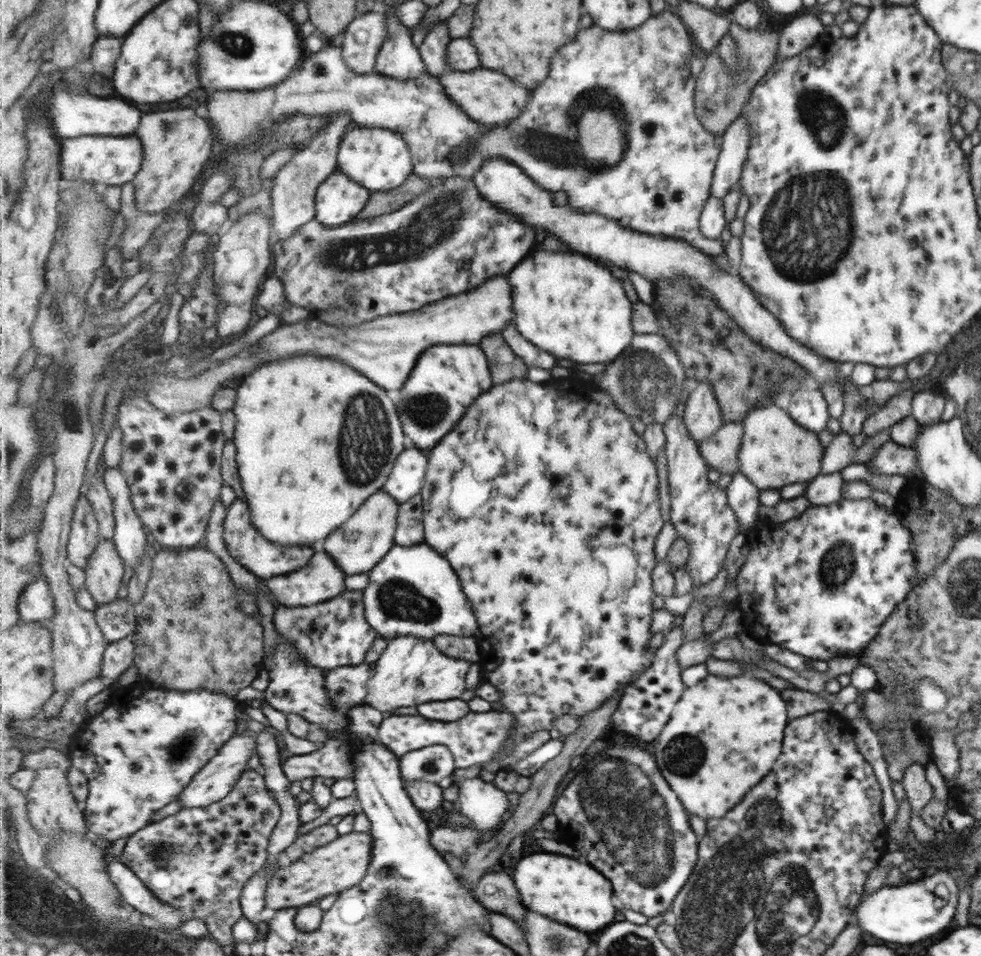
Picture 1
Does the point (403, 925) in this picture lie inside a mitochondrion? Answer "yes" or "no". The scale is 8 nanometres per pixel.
yes

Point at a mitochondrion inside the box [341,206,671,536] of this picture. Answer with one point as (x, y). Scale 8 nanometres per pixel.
(425, 410)

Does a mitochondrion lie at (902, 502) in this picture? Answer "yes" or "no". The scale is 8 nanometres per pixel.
no

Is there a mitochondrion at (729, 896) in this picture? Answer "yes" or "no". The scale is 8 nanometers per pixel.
yes

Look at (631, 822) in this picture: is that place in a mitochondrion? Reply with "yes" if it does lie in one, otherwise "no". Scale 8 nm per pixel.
yes

